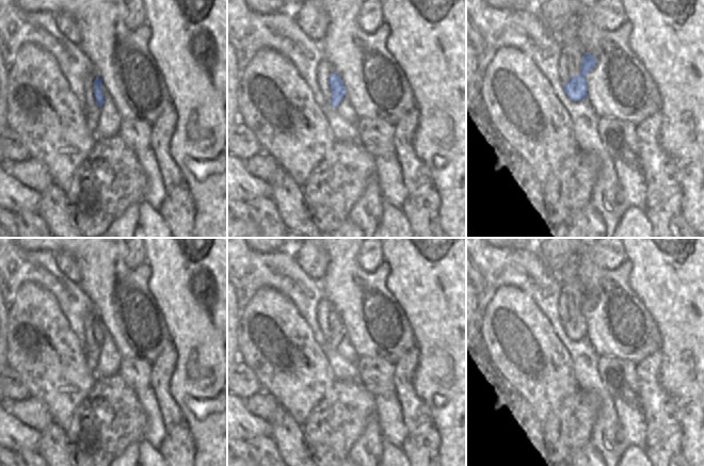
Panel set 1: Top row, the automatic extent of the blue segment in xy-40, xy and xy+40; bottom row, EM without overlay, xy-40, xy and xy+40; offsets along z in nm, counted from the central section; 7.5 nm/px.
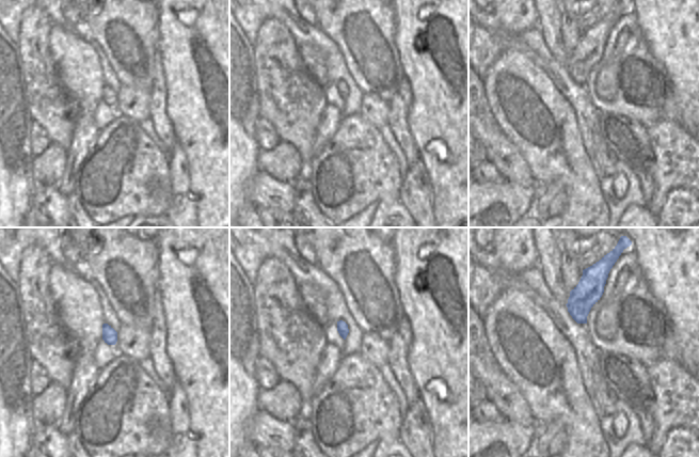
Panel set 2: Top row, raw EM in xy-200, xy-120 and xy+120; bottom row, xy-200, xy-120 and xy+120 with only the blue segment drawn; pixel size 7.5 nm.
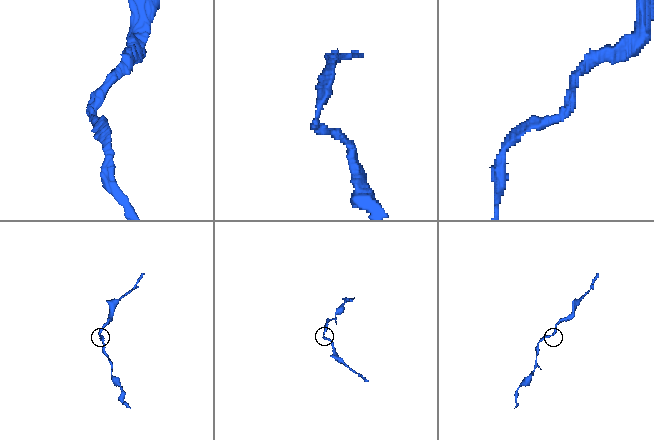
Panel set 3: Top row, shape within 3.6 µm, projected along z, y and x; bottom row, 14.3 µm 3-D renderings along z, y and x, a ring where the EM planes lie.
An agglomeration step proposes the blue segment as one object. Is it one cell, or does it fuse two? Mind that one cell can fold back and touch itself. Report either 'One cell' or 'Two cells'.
Two cells.

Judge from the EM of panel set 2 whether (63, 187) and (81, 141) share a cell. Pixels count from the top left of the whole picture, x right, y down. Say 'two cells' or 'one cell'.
one cell

